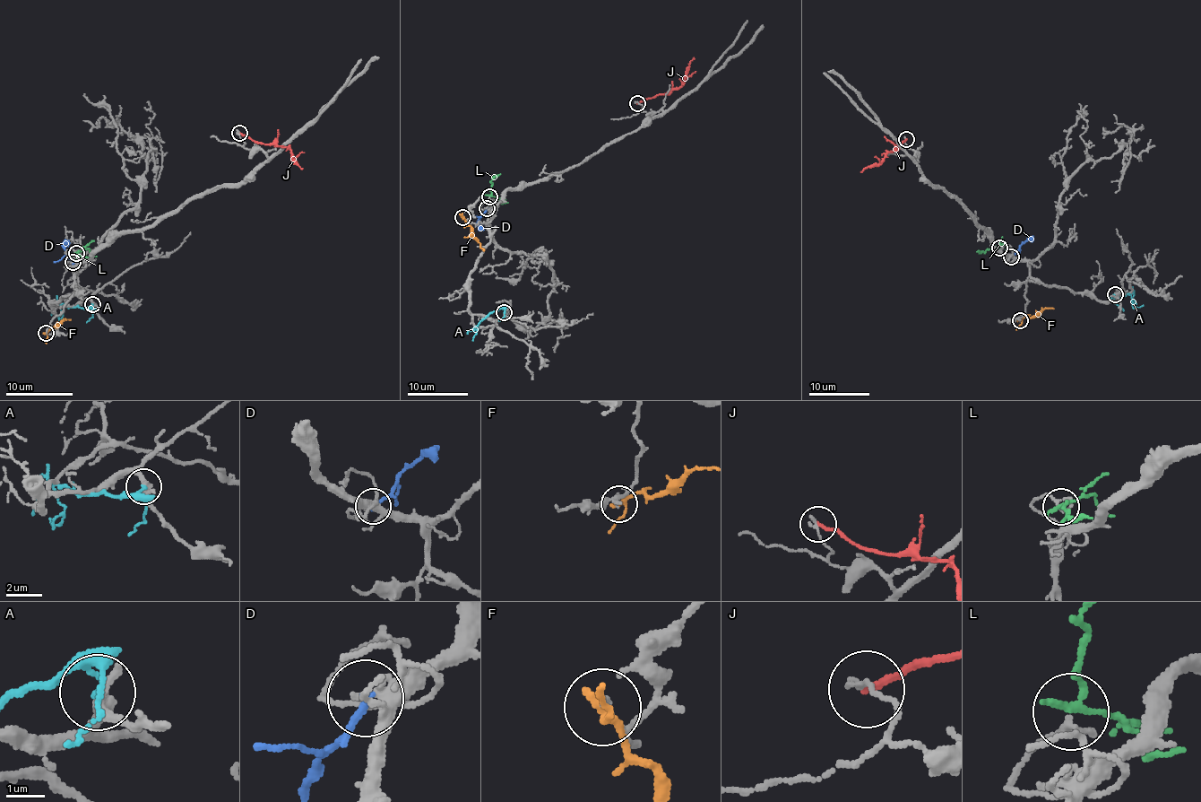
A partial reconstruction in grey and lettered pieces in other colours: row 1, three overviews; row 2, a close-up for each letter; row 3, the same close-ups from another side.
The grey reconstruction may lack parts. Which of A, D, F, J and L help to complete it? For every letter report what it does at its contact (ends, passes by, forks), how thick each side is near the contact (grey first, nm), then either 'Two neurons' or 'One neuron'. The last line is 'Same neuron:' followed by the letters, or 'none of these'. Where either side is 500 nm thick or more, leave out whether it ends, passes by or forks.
A: It ends there. Thickness 260 nm (grey) against 130 nm. Two neurons
D: It ends there. Thickness 260 nm (grey) against 190 nm. Two neurons
F: It passes by. Thickness 130 nm (grey) against 190 nm. Two neurons
J: It ends there. Thickness 170 nm (grey) against 180 nm. Two neurons
L: It passes by. Thickness 190 nm (grey) against 190 nm. One neuron
Same neuron: L

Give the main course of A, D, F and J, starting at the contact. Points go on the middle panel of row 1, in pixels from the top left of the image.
A: (504, 313), (500, 308), (491, 311), (469, 329), (467, 334)
D: (487, 208), (479, 219), (479, 231)
F: (462, 217), (470, 228), (470, 234), (484, 250)
J: (637, 103), (669, 94), (681, 86), (686, 68), (695, 57)

